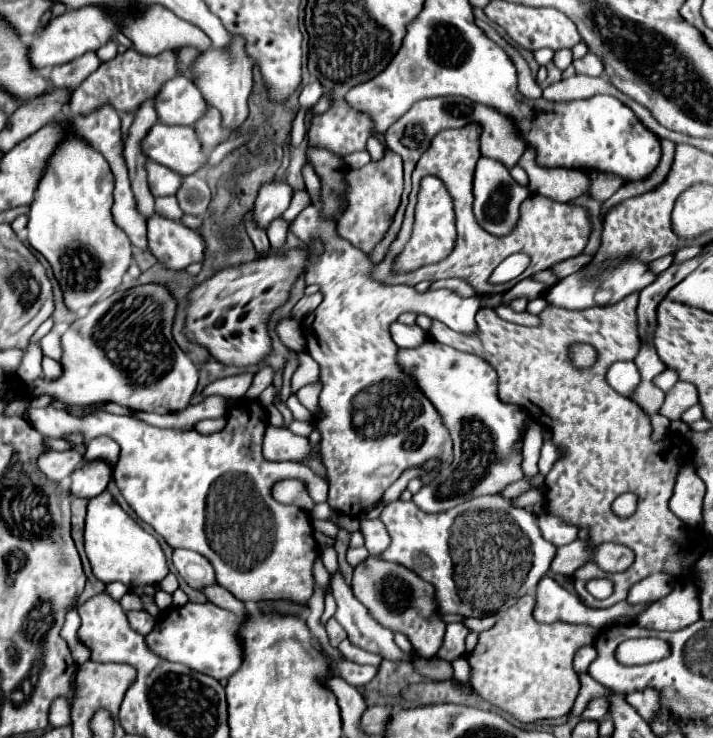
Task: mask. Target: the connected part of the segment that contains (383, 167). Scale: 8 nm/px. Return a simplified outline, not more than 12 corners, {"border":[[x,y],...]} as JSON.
{"border":[[403,161],[347,173],[349,211],[337,235],[371,251],[401,203]]}

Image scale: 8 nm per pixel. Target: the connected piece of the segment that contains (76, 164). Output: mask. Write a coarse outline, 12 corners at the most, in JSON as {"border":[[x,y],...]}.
{"border":[[67,133],[37,183],[29,243],[65,307],[122,283],[133,246],[115,175]]}

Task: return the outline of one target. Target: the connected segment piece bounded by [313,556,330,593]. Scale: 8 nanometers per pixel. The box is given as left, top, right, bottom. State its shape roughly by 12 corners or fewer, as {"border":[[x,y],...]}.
{"border":[[320,556],[314,562],[315,583],[326,593],[330,575]]}

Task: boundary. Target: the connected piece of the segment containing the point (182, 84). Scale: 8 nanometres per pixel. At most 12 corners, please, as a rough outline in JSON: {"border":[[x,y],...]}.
{"border":[[185,75],[155,95],[165,125],[193,125],[207,103]]}

